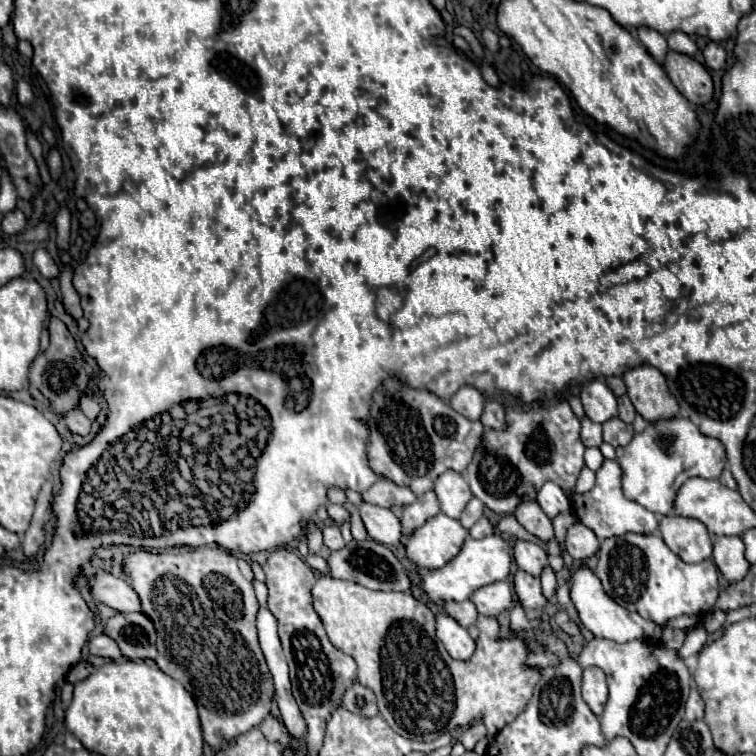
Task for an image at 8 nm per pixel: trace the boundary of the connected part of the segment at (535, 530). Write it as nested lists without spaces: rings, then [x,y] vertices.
[[[525,500],[521,502],[515,510],[513,516],[517,518],[517,522],[533,536],[537,536],[539,540],[547,542],[553,538],[553,524],[549,520],[549,516],[543,512],[543,508],[535,502],[535,500]]]

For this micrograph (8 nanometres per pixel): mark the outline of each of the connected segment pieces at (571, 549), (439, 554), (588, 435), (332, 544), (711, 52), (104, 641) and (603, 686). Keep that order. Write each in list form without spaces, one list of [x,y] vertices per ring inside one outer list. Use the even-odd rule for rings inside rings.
[[[575,522],[573,526],[567,528],[565,548],[573,556],[573,560],[583,562],[583,560],[591,558],[599,550],[599,540],[585,524]]]
[[[439,512],[405,536],[405,552],[419,568],[441,568],[457,556],[465,538],[467,530],[461,522]]]
[[[583,418],[581,420],[581,440],[585,446],[599,446],[603,440],[601,440],[601,424],[589,420],[589,418]]]
[[[325,522],[325,524],[321,526],[321,530],[323,530],[323,542],[325,542],[325,546],[327,546],[329,550],[337,550],[337,548],[343,548],[343,546],[345,546],[343,536],[341,536],[341,530],[339,530],[337,524]]]
[[[709,42],[703,48],[703,58],[711,70],[723,70],[727,66],[727,52],[717,42]]]
[[[105,634],[93,636],[87,646],[89,646],[89,654],[93,654],[93,656],[103,656],[103,658],[111,658],[111,660],[121,658],[117,644],[113,644],[113,640],[109,640],[109,636],[105,636]]]
[[[589,666],[583,670],[583,700],[591,708],[595,716],[603,714],[605,702],[607,702],[607,682],[605,674],[597,666]]]

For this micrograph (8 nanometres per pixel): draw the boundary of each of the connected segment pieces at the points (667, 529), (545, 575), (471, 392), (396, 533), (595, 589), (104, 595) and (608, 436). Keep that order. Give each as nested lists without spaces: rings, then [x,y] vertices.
[[[667,514],[659,522],[659,532],[665,540],[665,544],[681,556],[687,564],[703,562],[711,556],[713,546],[707,528],[693,518]]]
[[[545,566],[545,568],[543,568],[543,572],[541,572],[541,584],[543,584],[543,592],[545,592],[547,596],[551,596],[551,594],[555,592],[555,588],[557,588],[557,578],[555,578],[555,572],[553,572],[551,566]]]
[[[461,386],[451,398],[449,398],[449,404],[453,410],[461,412],[465,418],[469,420],[479,420],[481,416],[481,408],[485,404],[485,396],[473,388],[473,386]]]
[[[361,504],[359,516],[365,524],[369,538],[385,546],[397,546],[401,542],[401,522],[389,508],[381,508],[375,504]]]
[[[581,564],[577,570],[573,570],[569,582],[571,582],[569,594],[571,594],[573,606],[575,606],[581,622],[583,622],[583,626],[587,630],[591,630],[595,636],[609,638],[615,642],[629,642],[633,638],[637,638],[637,640],[659,640],[661,638],[661,628],[657,624],[653,624],[651,620],[637,616],[637,612],[629,612],[627,608],[619,606],[605,592],[605,588],[601,586],[601,580],[597,578],[597,574],[587,564]]]
[[[97,570],[93,574],[91,596],[97,602],[103,602],[117,612],[139,612],[141,610],[141,602],[137,600],[137,594],[133,592],[133,588],[129,588],[125,580],[105,570]]]
[[[611,418],[603,424],[603,440],[609,442],[611,446],[625,446],[629,444],[629,440],[633,438],[633,426],[619,420],[619,418]]]

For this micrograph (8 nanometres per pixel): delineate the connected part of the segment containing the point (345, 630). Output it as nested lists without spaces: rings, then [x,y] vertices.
[[[317,574],[317,580],[311,588],[311,598],[331,644],[353,656],[359,666],[359,680],[369,684],[377,696],[379,714],[403,738],[415,742],[433,742],[443,732],[455,732],[457,726],[467,728],[477,718],[483,718],[487,732],[493,738],[505,724],[509,724],[509,720],[515,720],[525,710],[529,696],[533,696],[539,668],[527,668],[523,664],[529,654],[525,642],[519,638],[501,638],[495,618],[477,618],[481,640],[477,642],[475,658],[469,660],[469,664],[457,664],[457,660],[449,660],[449,654],[437,638],[433,612],[409,592],[369,590],[357,582],[337,580],[329,574]]]

